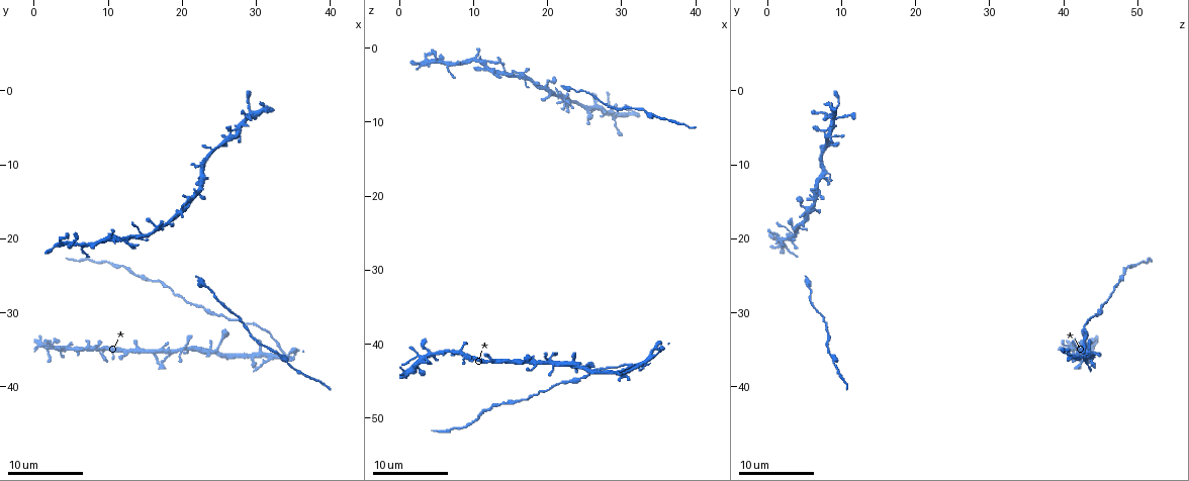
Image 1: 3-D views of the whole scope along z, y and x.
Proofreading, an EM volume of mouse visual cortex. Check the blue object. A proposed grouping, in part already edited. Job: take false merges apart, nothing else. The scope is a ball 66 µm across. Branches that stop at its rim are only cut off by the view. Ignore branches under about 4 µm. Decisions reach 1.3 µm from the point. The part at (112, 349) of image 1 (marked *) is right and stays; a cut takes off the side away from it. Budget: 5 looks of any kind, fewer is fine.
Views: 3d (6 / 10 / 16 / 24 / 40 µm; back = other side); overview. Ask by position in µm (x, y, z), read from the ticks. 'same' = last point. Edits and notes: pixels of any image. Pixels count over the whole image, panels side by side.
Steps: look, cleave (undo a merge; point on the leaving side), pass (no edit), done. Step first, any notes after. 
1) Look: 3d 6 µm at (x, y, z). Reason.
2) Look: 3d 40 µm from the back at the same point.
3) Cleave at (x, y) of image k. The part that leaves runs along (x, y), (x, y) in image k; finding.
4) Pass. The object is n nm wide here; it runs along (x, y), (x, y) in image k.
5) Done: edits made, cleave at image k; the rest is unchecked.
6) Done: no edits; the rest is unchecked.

Look: 3d 16 µm at (8.0, 34.5, 40.5). Four-way junction.

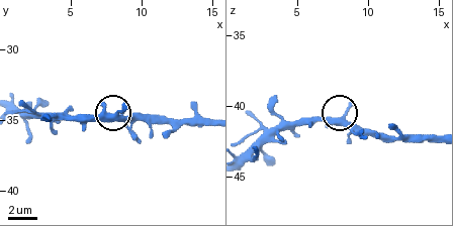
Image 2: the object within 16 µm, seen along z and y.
Look: 3d 16 µm from the back at (8.0, 34.6, 41.0).

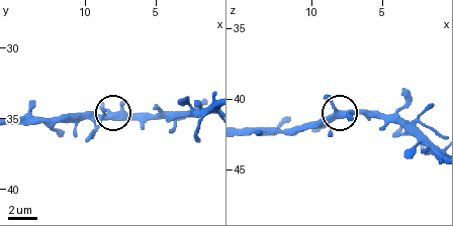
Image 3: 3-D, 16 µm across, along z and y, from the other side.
Pass. 4 arms meet here; it runs along (303, 130), (324, 125), (342, 112), (377, 112) in image 3; one cell here.

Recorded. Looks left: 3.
Look: 3d 16 µm at (2.0, 34.5, 43.5). Thick turns thin.

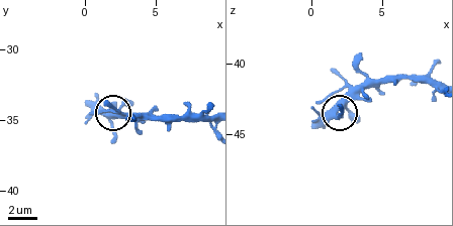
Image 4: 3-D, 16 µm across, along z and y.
Pass. The object is 370 nm wide here; it runs along (436, 90), (385, 77), (367, 84), (338, 116), (341, 107) in image 4; all the same cell.

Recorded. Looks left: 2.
Look: 3d 10 µm at (6.5, 20.5, 2.0). Three-way junction.

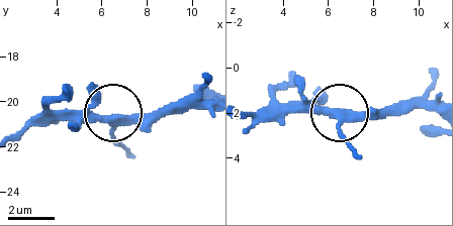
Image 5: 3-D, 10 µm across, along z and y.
Pass. All the same cell.

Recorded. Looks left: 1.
Done: no edits; the rest is unchecked.

